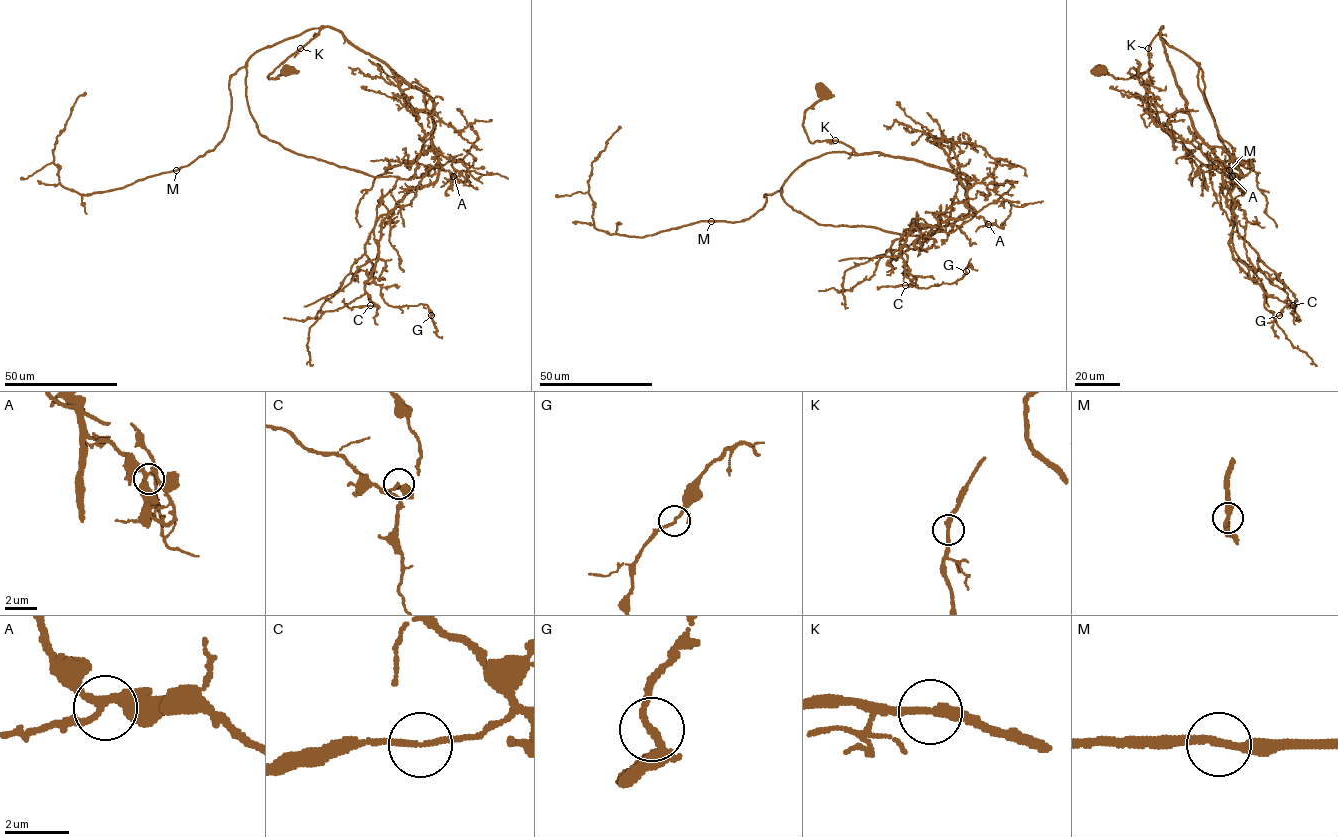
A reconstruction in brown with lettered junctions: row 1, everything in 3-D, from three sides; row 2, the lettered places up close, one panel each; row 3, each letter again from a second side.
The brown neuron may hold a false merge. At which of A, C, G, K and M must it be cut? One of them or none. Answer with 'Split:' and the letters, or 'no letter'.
Split: no letter

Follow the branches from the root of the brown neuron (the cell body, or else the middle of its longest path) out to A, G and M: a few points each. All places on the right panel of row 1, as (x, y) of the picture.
A: (1099, 69), (1121, 79), (1147, 71), (1148, 47), (1162, 26), (1165, 53), (1193, 129), (1232, 176)
G: (1099, 69), (1121, 79), (1147, 71), (1162, 26), (1193, 129), (1222, 166), (1237, 231), (1296, 299), (1279, 315)
M: (1099, 69), (1121, 79), (1147, 71), (1148, 47), (1162, 28), (1160, 36), (1202, 71), (1229, 170)

